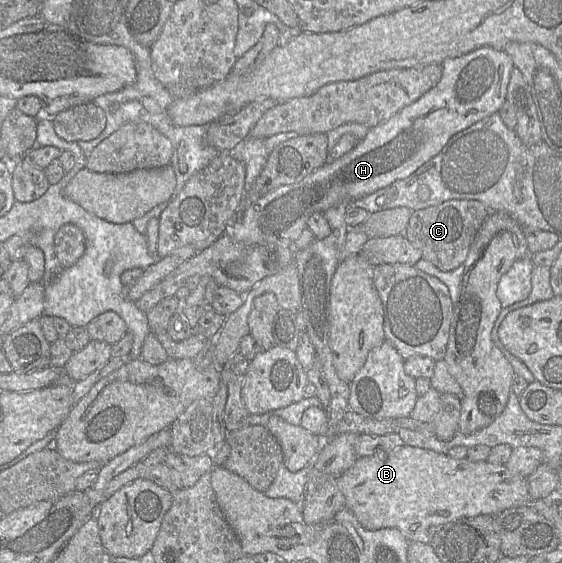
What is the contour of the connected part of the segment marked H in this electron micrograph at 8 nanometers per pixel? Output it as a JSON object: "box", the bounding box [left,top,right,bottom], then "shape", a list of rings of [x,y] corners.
{"box":[225,46,514,246],"shape":[[[482,46],[460,57],[447,58],[441,65],[442,76],[436,86],[386,122],[370,128],[366,137],[359,141],[349,153],[334,162],[325,163],[300,182],[280,186],[267,193],[247,208],[237,221],[233,216],[229,223],[229,229],[225,233],[245,245],[293,246],[293,242],[307,227],[307,220],[312,214],[324,213],[340,202],[362,198],[397,180],[407,178],[439,154],[453,135],[479,120],[499,112],[506,100],[511,69],[514,67],[513,61],[506,51]]]}

